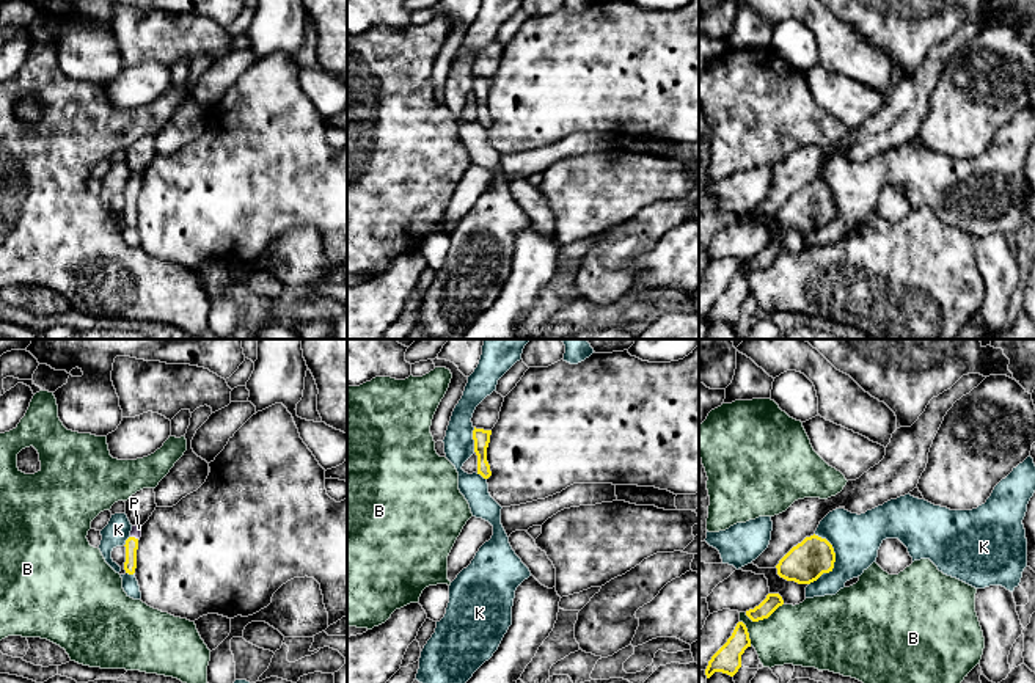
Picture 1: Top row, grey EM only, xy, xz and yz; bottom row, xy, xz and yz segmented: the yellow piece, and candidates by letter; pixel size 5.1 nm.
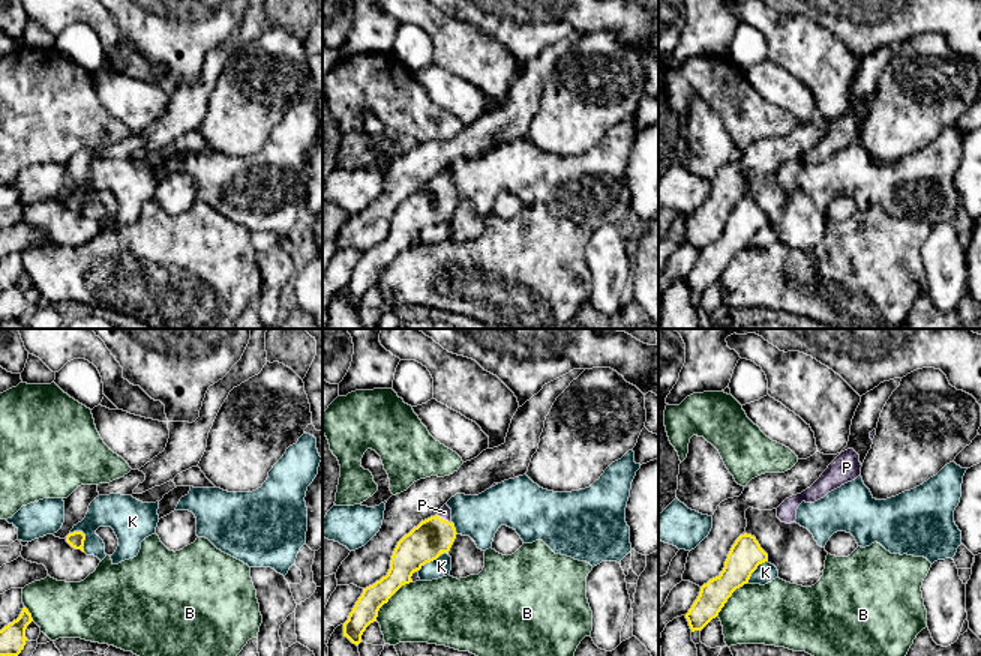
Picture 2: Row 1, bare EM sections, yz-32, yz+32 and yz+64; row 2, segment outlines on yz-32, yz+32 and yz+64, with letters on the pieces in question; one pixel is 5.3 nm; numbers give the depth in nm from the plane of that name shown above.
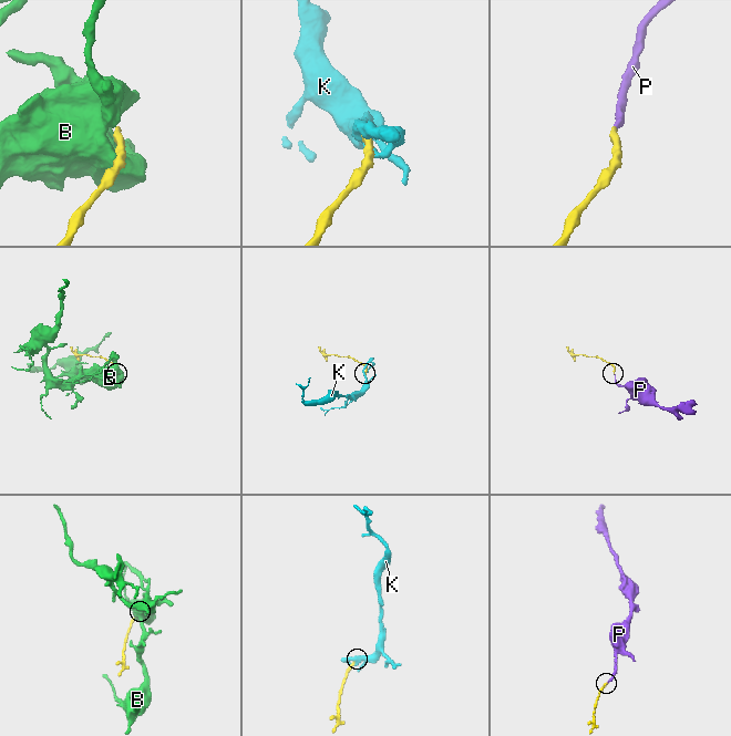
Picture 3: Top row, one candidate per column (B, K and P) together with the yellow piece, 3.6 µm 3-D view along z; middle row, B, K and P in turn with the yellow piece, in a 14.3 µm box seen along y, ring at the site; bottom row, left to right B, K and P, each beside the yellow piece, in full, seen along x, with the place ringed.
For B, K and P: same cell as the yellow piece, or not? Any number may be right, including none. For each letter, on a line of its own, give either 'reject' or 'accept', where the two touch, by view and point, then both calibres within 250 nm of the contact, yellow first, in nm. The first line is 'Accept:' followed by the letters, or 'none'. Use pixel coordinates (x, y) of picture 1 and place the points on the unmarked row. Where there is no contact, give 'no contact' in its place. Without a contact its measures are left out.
Accept: P
B: reject; contact yz (764, 266); calibres 80 and 320 nm
K: reject; contact yz (834, 209); calibres 200 and 260 nm
P: accept; contact xy (134, 186); calibres 70 and 50 nm

